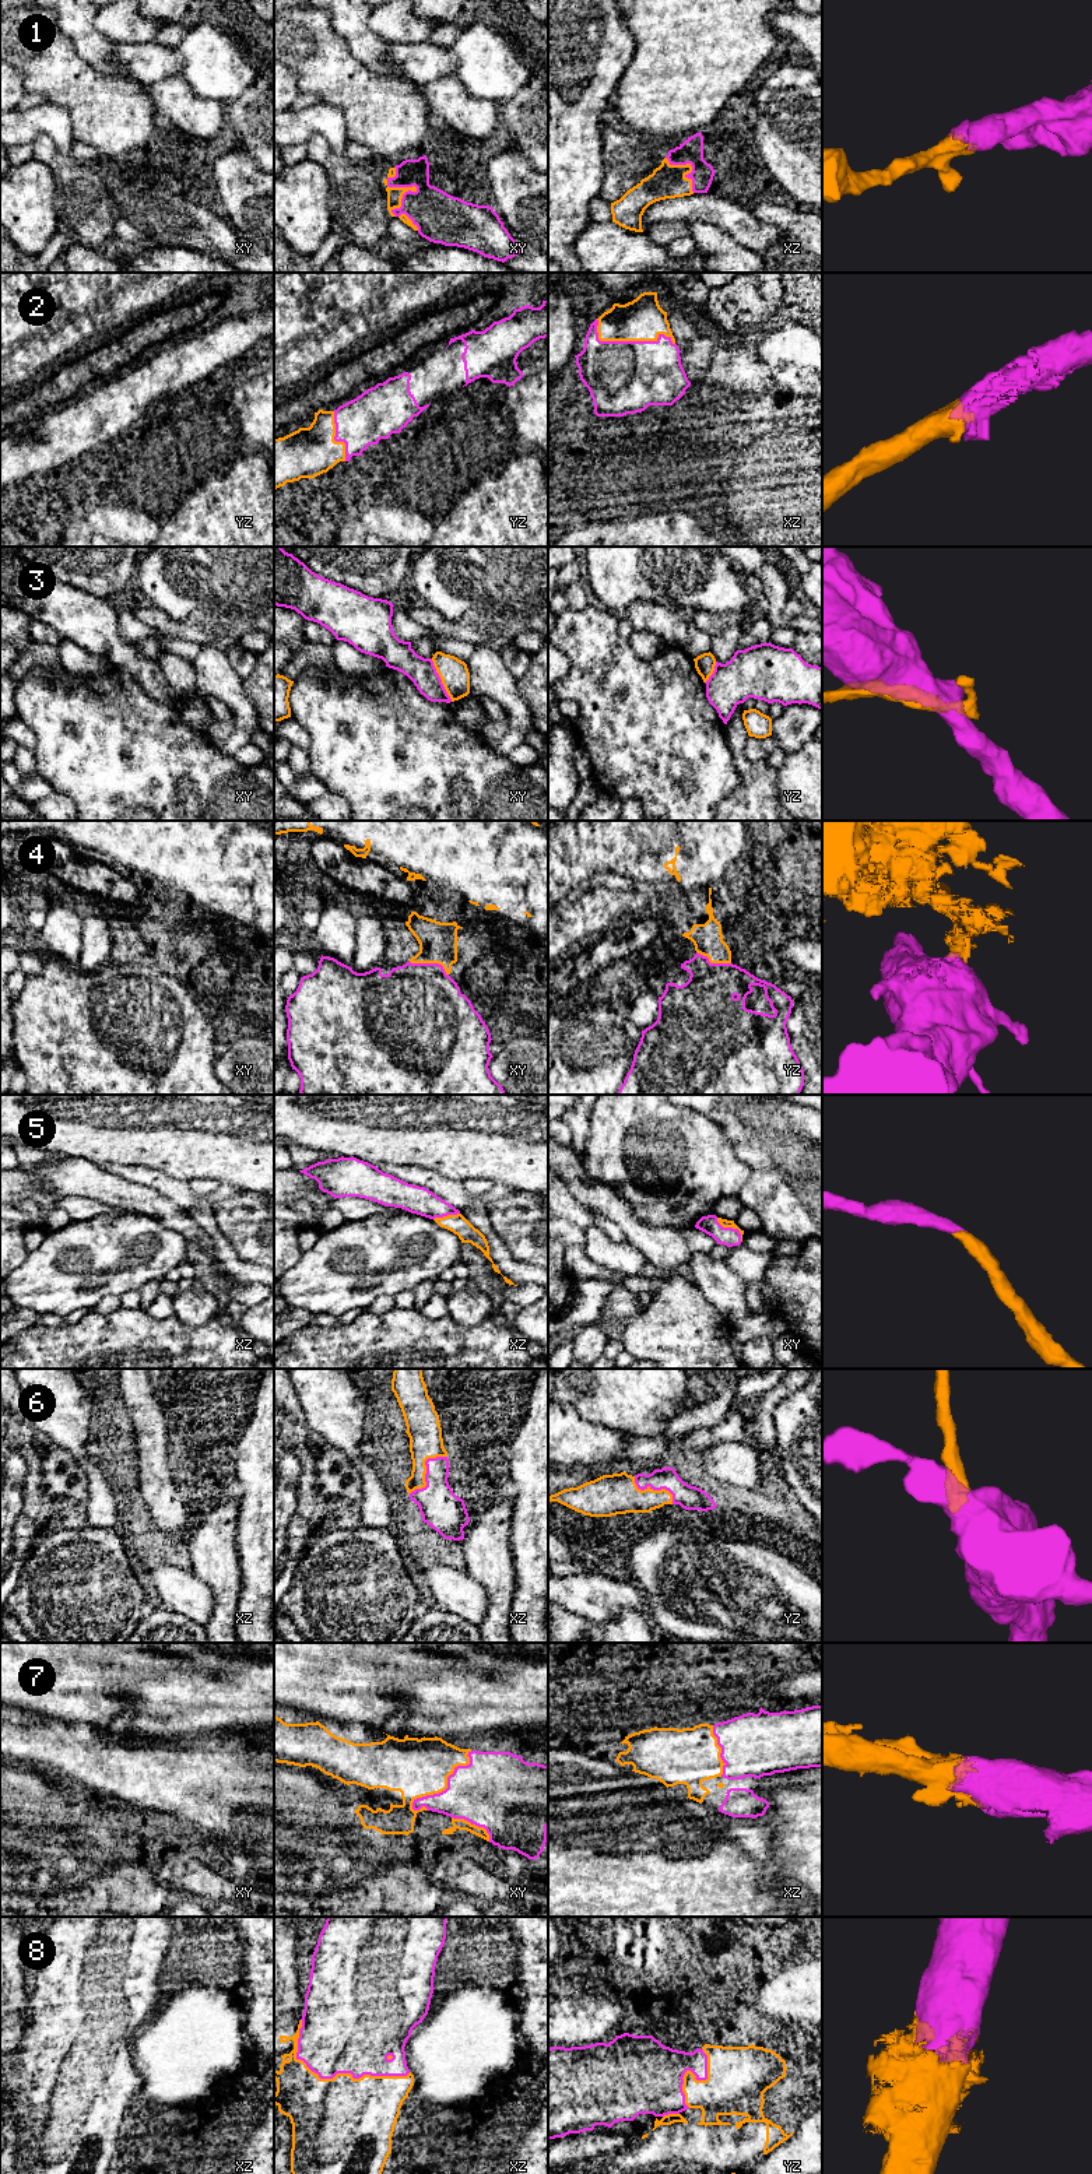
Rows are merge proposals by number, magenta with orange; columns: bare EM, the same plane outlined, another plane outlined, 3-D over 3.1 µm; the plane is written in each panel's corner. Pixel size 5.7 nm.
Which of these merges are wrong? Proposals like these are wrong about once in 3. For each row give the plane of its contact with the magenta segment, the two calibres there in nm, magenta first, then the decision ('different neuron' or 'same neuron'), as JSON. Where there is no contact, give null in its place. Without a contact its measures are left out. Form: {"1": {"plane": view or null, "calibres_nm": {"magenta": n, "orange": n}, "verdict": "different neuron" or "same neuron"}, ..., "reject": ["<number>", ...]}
{"1": {"plane": "xy", "calibres_nm": {"magenta": 280, "orange": 90}, "verdict": "same neuron"}, "2": {"plane": "xz", "calibres_nm": {"magenta": 420, "orange": 240}, "verdict": "same neuron"}, "3": {"plane": "xy", "calibres_nm": {"magenta": 160, "orange": 170}, "verdict": "different neuron"}, "4": {"plane": "xy", "calibres_nm": {"magenta": 480, "orange": 220}, "verdict": "different neuron"}, "5": {"plane": "xy", "calibres_nm": {"magenta": 110, "orange": 50}, "verdict": "same neuron"}, "6": {"plane": "xz", "calibres_nm": {"magenta": 240, "orange": 190}, "verdict": "same neuron"}, "7": {"plane": "xy", "calibres_nm": {"magenta": 400, "orange": 340}, "verdict": "same neuron"}, "8": {"plane": "xz", "calibres_nm": {"magenta": 460, "orange": 480}, "verdict": "same neuron"}, "reject": ["3", "4"]}

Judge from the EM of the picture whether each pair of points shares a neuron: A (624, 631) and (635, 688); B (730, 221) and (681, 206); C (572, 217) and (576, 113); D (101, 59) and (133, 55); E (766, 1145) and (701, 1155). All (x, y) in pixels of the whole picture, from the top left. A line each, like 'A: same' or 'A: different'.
A: different
B: same
C: same
D: different
E: different

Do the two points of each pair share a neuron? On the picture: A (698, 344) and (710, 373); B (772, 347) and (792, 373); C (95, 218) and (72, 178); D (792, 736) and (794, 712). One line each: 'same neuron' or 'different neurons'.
A: same neuron
B: same neuron
C: same neuron
D: same neuron

